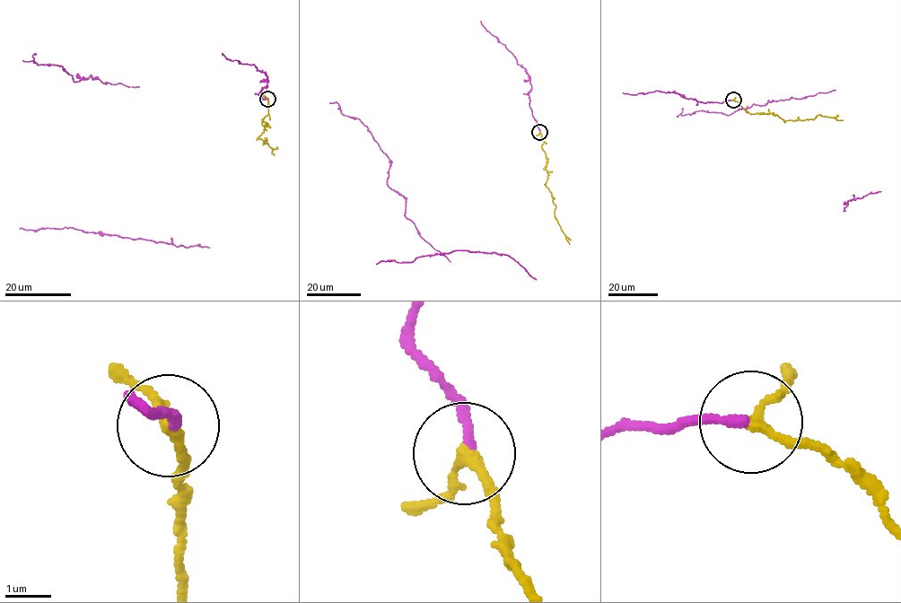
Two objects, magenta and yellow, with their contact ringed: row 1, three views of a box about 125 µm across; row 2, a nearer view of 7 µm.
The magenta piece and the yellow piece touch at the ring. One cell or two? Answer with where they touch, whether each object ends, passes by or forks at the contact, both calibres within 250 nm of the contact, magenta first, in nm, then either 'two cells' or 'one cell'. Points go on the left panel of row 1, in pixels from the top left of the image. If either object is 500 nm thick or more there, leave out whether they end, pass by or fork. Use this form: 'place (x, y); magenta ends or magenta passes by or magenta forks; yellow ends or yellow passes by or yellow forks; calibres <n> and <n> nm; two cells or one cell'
place (267, 99); magenta ends; yellow passes by; calibres 200 and 190 nm; one cell

